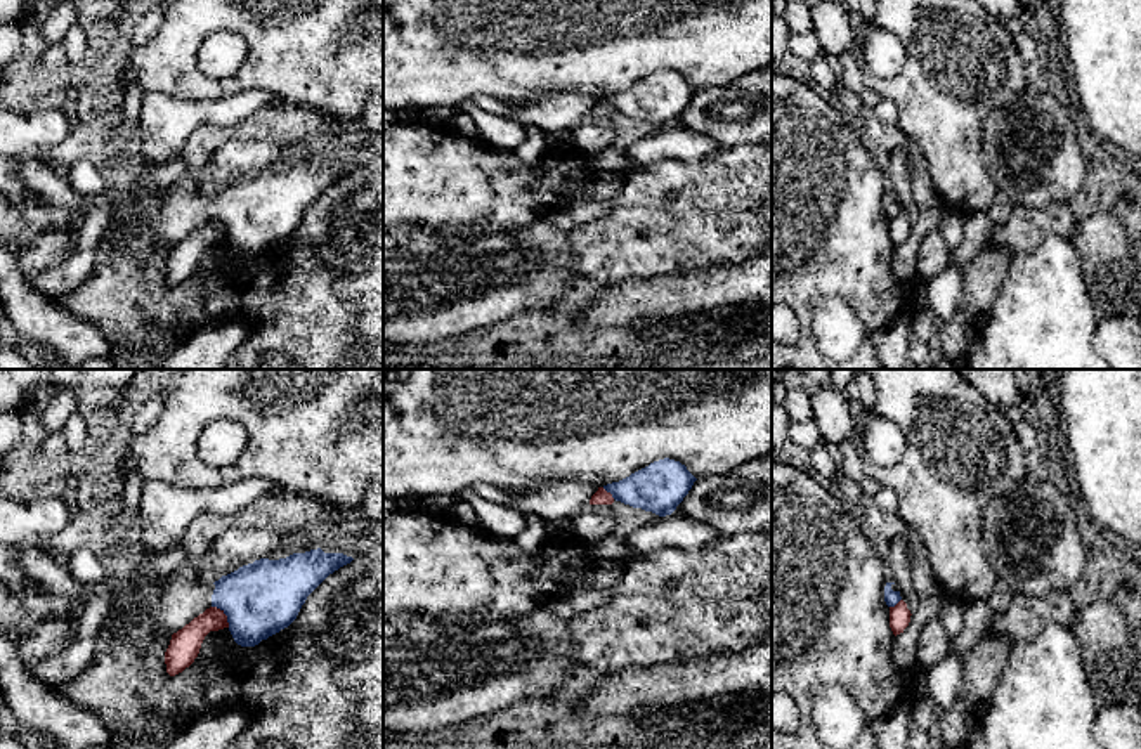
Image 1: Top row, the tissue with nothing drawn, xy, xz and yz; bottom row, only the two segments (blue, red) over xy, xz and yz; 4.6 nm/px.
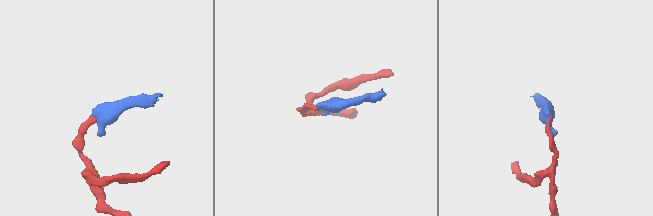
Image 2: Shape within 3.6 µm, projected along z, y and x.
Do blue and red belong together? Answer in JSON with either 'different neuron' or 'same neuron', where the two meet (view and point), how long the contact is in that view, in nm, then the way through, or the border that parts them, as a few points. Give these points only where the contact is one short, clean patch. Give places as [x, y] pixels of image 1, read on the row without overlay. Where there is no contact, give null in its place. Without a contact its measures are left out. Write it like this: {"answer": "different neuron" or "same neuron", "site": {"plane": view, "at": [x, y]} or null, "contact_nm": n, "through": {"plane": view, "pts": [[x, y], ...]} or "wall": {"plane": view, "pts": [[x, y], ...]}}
{"answer": "different neuron", "site": {"plane": "xy", "at": [224, 224]}, "contact_nm": 130, "wall": {"plane": "xy", "pts": [[212, 217], [226, 227], [229, 238]]}}

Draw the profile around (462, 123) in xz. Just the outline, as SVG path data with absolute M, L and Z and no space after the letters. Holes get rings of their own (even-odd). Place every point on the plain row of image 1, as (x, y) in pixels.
M458 111L453 116L453 120L449 121L449 125L454 128L454 132L458 132L458 134L465 135L466 139L477 142L479 146L484 146L473 120L466 113Z

